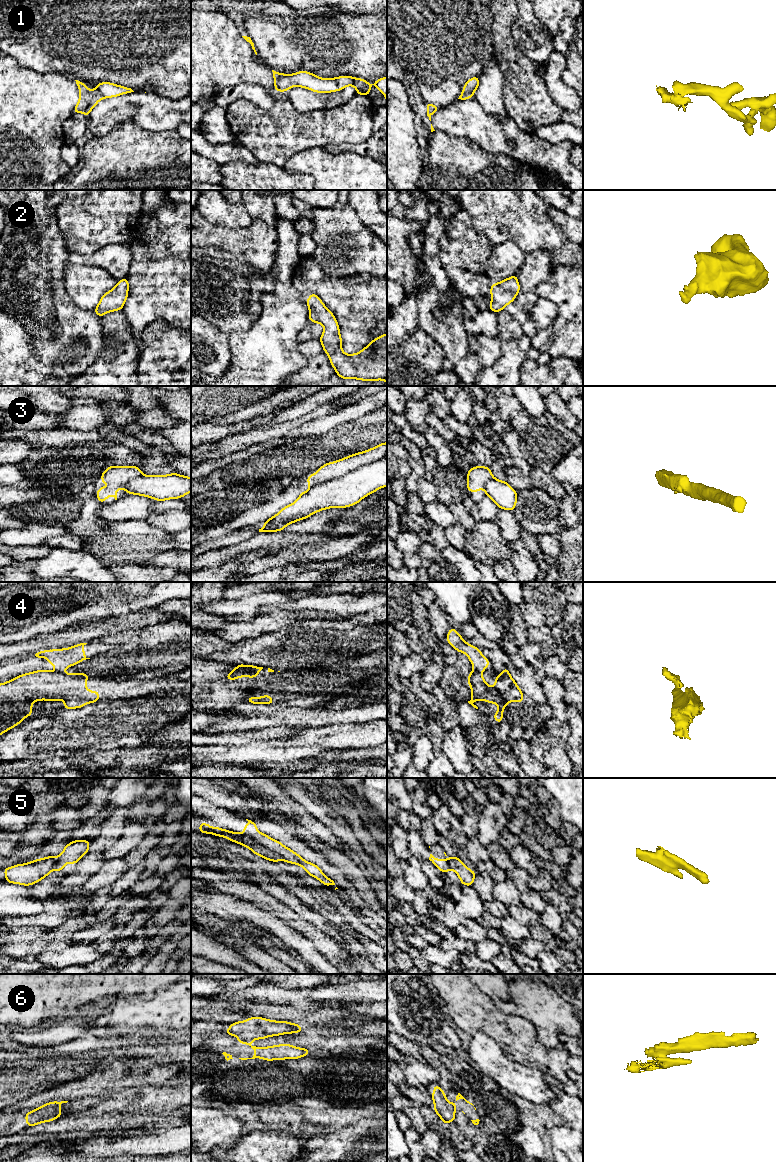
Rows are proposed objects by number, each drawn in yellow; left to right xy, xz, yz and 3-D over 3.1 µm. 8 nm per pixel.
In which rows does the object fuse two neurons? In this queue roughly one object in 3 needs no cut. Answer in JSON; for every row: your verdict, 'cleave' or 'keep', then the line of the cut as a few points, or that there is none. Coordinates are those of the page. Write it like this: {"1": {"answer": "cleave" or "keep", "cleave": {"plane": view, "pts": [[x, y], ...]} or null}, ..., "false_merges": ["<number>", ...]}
{"1": {"answer": "keep", "cleave": null}, "2": {"answer": "keep", "cleave": null}, "3": {"answer": "cleave", "cleave": {"plane": "xz", "pts": [[384, 455], [338, 477], [317, 484], [299, 497]]}}, "4": {"answer": "cleave", "cleave": {"plane": "yz", "pts": [[475, 668], [480, 672]]}}, "5": {"answer": "cleave", "cleave": {"plane": "xz", "pts": [[239, 833], [276, 852], [282, 859]]}}, "6": {"answer": "cleave", "cleave": {"plane": "xz", "pts": [[239, 1038], [250, 1041]]}}, "false_merges": ["3", "4", "5", "6"]}

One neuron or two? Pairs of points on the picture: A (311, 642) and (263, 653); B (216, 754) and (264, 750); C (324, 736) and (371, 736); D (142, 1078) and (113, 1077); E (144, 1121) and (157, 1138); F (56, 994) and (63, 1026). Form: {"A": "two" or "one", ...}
{"A": "one", "B": "one", "C": "one", "D": "one", "E": "two", "F": "two"}

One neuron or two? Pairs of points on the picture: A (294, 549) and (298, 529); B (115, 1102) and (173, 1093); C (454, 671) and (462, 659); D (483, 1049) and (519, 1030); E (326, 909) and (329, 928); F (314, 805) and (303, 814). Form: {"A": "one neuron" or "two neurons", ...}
{"A": "two neurons", "B": "one neuron", "C": "one neuron", "D": "two neurons", "E": "two neurons", "F": "two neurons"}

